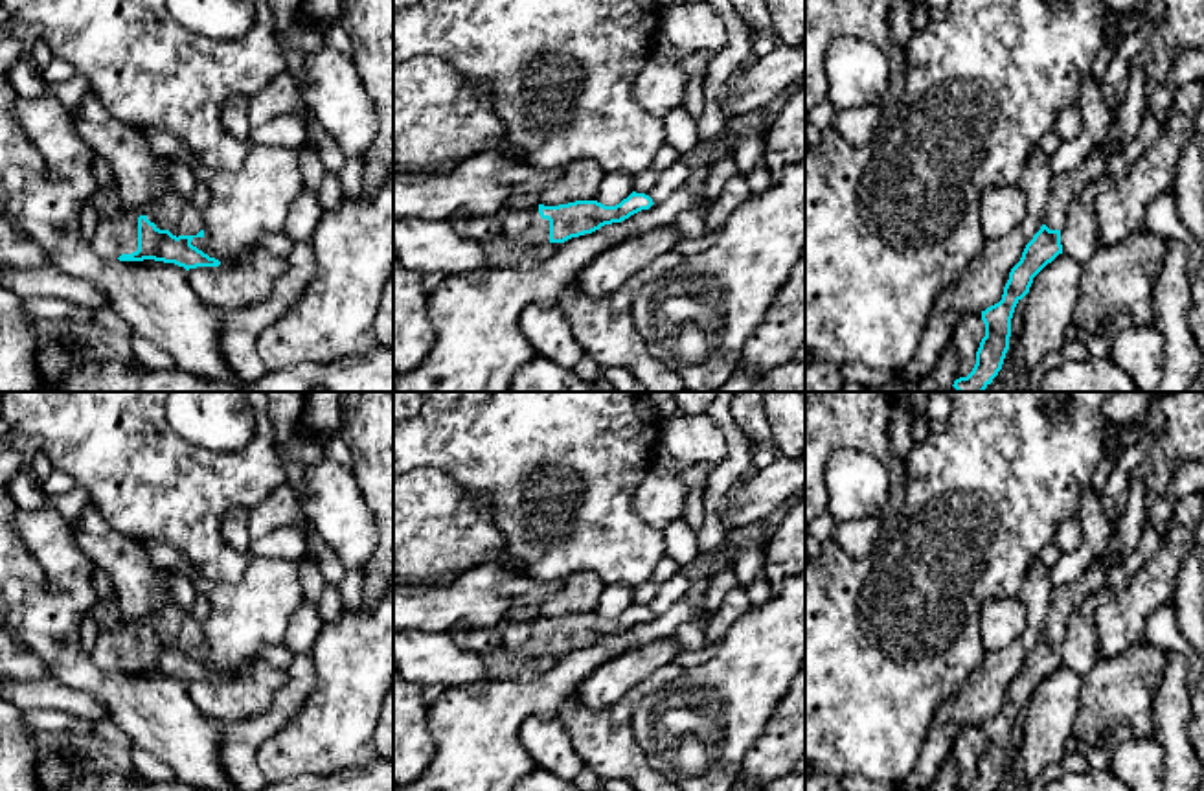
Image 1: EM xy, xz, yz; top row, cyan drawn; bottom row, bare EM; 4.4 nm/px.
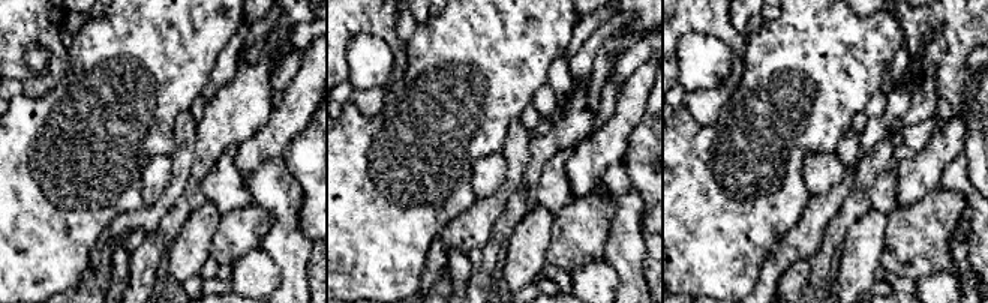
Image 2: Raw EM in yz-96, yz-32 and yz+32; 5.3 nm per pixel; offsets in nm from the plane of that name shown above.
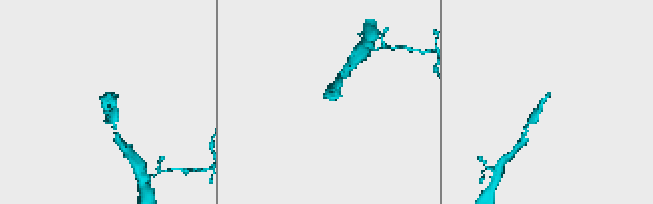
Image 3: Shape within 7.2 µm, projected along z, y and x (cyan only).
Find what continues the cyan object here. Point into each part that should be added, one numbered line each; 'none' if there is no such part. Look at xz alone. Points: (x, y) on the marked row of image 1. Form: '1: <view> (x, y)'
1: xz (521, 225)

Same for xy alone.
1: xy (171, 212)

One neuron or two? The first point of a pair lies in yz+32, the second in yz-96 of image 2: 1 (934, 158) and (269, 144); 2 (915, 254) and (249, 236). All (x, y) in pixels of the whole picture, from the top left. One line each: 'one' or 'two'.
1: one
2: one

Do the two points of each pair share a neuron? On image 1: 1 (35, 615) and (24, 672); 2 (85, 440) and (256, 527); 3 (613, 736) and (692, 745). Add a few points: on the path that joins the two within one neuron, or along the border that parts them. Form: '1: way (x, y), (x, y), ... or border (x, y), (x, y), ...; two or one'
1: border (19, 630), (21, 637), (43, 659); two
2: border (283, 482), (249, 508); two
3: border (644, 696), (631, 733), (646, 760), (662, 771); two

